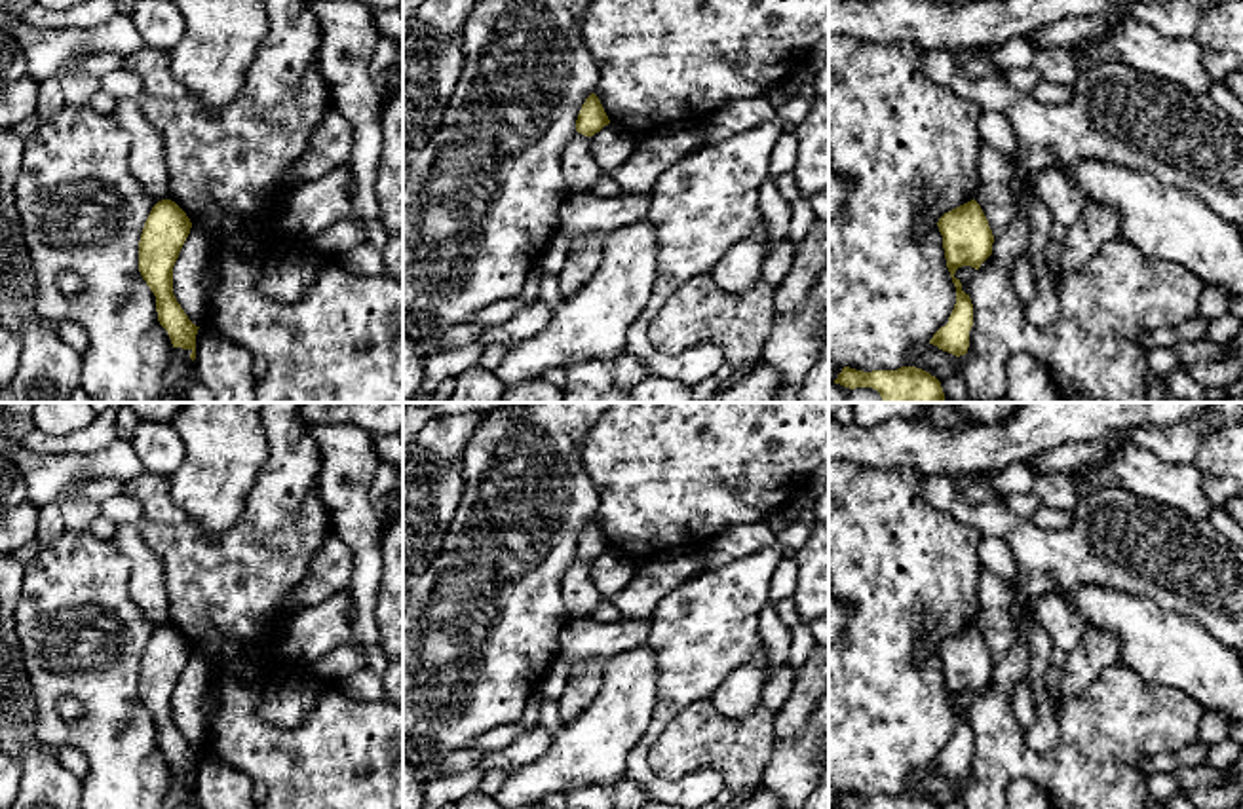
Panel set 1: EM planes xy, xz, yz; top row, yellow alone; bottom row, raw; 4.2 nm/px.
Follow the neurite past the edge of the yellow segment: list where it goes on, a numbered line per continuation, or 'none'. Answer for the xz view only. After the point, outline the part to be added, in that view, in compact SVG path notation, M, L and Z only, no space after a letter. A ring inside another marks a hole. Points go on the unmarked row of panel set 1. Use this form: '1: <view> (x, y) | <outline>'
none

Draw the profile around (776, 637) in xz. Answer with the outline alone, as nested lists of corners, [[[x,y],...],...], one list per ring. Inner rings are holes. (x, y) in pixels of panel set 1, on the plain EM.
[[[768,608],[758,617],[758,632],[770,659],[770,676],[789,661],[791,630],[779,615]]]

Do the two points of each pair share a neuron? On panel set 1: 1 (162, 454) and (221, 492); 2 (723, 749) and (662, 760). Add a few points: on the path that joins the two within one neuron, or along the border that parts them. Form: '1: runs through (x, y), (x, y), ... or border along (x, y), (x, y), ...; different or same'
1: border along (172, 424), (183, 445), (183, 462), (170, 477); different
2: runs through (707, 749), (681, 749), (677, 752); same

